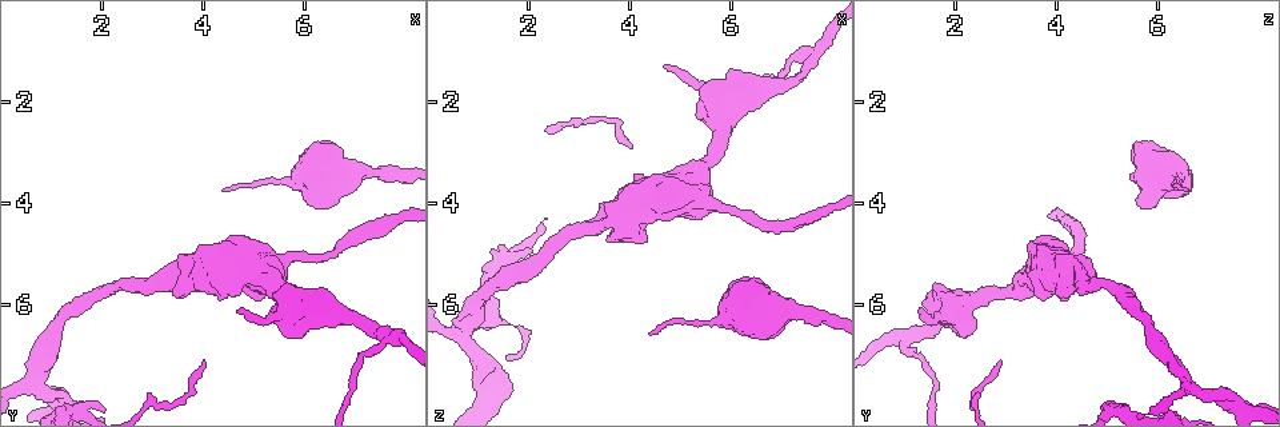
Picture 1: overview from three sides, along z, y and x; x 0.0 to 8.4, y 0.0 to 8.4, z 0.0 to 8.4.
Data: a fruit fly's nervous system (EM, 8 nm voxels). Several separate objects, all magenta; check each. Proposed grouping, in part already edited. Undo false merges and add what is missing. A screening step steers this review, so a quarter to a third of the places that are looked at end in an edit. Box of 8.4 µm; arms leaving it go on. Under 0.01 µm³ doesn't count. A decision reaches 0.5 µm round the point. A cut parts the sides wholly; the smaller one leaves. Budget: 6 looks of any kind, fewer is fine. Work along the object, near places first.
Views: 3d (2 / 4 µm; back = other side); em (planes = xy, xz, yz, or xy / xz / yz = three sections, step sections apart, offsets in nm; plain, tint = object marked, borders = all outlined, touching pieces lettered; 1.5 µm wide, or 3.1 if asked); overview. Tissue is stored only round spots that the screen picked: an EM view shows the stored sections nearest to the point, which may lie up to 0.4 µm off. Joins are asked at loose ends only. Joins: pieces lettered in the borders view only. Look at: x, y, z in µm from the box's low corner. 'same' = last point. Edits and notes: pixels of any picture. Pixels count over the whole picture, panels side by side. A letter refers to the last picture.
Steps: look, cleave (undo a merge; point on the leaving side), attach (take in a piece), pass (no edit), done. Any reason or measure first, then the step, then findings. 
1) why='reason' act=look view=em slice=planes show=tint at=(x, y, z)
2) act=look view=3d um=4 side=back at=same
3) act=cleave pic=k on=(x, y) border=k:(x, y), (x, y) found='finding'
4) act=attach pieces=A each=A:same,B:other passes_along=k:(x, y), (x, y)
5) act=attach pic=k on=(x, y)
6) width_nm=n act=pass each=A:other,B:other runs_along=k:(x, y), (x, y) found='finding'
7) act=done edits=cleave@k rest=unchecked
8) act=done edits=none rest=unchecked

why='calibre changes' act=look view=em slice=yz step=8 show=borders at=(5.50, 5.75, 3.20)

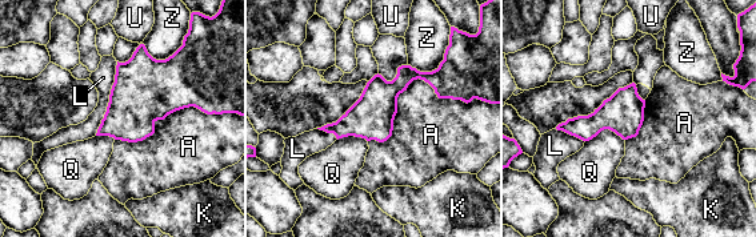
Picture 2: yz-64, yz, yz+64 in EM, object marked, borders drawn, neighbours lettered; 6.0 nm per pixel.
width_nm=260 longest_contact=A:650nm act=pass each=A:other,K:other,L:other,Q:other,U:other,Z:other found='all the same neuron'

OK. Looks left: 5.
why='free end' act=look view=em slice=planes show=plain at=(3.40, 5.65, 3.95)

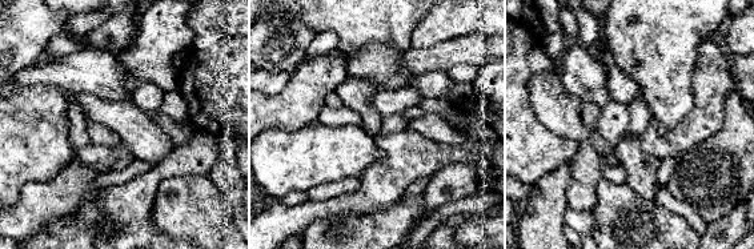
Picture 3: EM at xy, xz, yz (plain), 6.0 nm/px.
why='with the object marked' act=look view=em slice=planes show=tint at=same

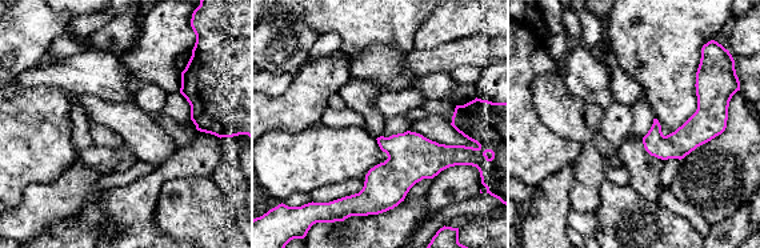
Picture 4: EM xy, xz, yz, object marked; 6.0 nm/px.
act=look view=em slice=planes show=borders at=same

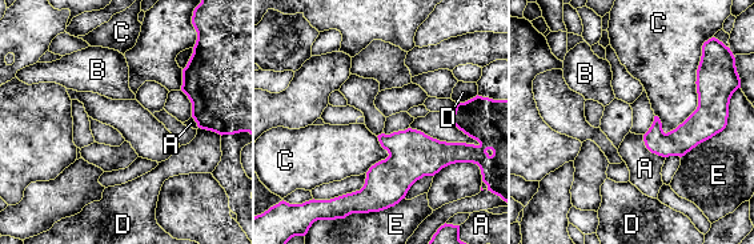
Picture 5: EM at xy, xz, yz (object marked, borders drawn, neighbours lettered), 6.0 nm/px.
act=pass each=A:other,B:other,C:other,D:other,E:other runs_along=5:(700, 76), (704, 115), (654, 150) found='none of them fits'

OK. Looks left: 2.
why='sharp bend' act=look view=em slice=yz step=4 show=tint at=(7.65, 6.65, 1.15)

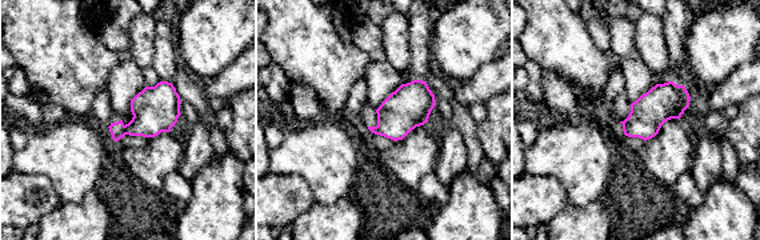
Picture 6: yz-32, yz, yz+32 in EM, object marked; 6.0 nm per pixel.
act=look view=em slice=xz step=8 show=borders at=same

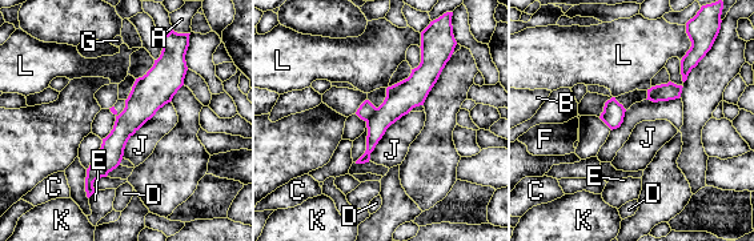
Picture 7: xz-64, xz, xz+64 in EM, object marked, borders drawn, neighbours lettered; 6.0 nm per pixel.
longest_contact=J:460nm act=cleave pic=7 on=(367, 109) each=A:other,B:other,C:other,D:other,E:other,F:other,G:other,J:other,K:other,L:other border=7:(377, 108), (367, 121) found='two neurons meet here'

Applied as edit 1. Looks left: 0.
act=done edits=cleave@7 rest=unchecked

